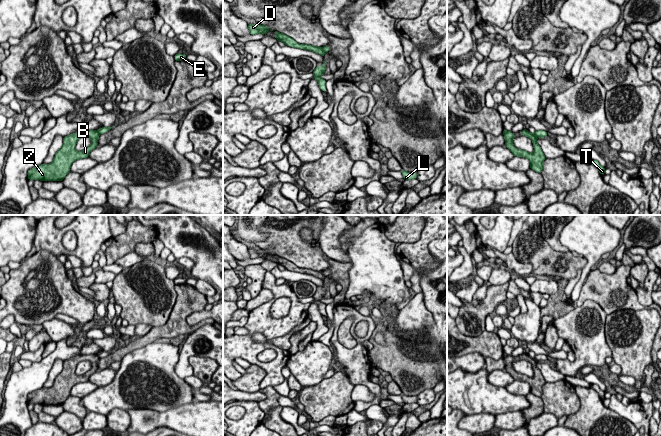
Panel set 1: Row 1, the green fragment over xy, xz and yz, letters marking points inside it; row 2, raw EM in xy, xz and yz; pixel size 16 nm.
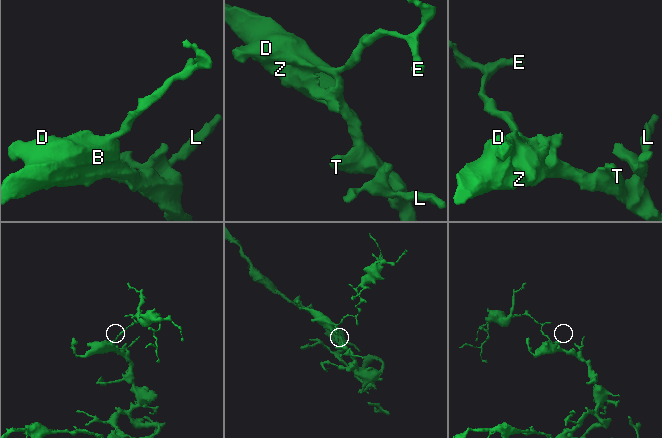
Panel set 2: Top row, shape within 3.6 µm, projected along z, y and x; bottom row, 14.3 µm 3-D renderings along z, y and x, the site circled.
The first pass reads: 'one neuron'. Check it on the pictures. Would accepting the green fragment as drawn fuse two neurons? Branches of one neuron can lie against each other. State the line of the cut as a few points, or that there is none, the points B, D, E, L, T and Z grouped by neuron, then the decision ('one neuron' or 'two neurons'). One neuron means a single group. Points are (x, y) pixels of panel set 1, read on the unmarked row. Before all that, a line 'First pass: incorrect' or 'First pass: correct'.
First pass: incorrect
cut xy (96, 354), (99, 358); groups B D L T Z / E; two neurons

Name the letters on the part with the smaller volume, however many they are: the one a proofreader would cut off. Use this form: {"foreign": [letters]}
{"foreign": ["E"]}

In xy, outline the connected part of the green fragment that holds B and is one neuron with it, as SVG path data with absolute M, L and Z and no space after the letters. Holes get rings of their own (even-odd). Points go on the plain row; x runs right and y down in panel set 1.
M81 354L65 360L63 369L55 378L53 385L50 388L41 388L30 393L28 395L28 404L62 405L70 396L71 388L74 385L87 382L89 377L98 370L99 359L97 354ZM84 359L91 363L91 369L78 376L75 373L76 367Z

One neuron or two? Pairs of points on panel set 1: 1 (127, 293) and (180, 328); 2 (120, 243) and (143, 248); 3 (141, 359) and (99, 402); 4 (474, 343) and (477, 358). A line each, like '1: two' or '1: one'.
1: two
2: two
3: one
4: two

